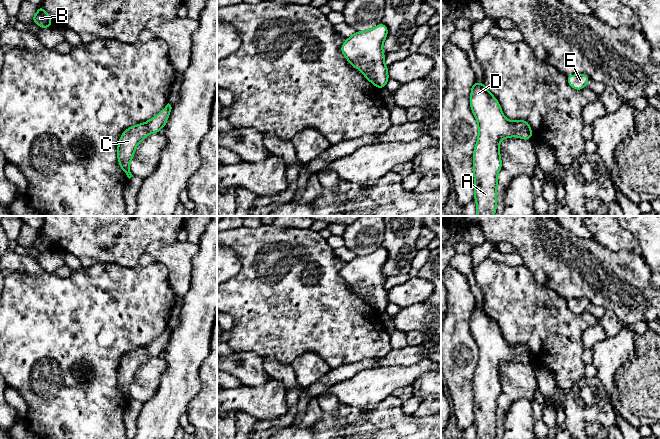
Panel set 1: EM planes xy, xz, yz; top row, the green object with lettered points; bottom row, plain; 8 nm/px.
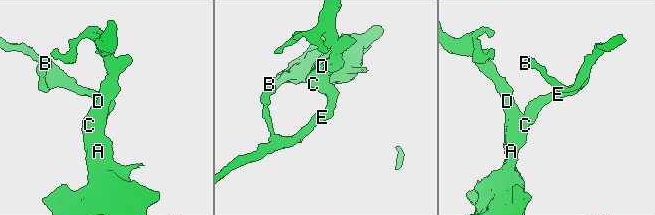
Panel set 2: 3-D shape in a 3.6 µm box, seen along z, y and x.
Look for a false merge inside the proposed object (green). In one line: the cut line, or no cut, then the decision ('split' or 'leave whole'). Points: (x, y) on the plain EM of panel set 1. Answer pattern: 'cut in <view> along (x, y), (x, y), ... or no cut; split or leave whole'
no cut; leave whole

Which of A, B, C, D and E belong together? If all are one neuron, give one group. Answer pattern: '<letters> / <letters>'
A B C D E

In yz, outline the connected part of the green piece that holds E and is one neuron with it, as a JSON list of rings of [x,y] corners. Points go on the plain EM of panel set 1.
[[[571,298],[567,300],[568,308],[575,314],[581,314],[585,312],[589,304],[590,301],[586,298],[578,298],[578,299]]]

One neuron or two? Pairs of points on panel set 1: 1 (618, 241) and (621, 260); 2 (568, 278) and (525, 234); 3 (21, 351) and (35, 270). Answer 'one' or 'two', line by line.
1: two
2: one
3: two

